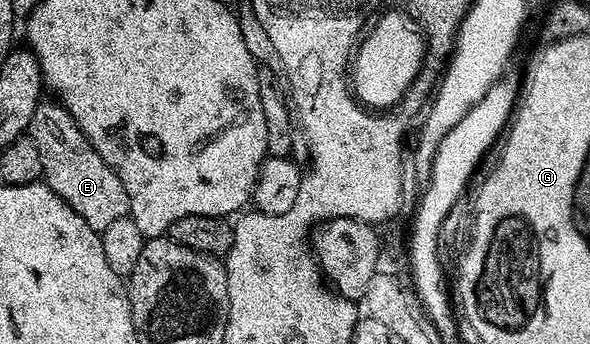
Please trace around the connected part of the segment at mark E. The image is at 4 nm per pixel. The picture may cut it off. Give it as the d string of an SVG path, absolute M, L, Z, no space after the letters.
M42 101L38 109L34 109L34 117L30 117L27 138L38 145L38 157L42 157L44 170L43 182L48 184L90 229L101 232L113 221L125 218L129 214L128 194L114 169L102 161L102 157L90 145L90 141L82 133L82 129L74 121L72 114L58 101Z

